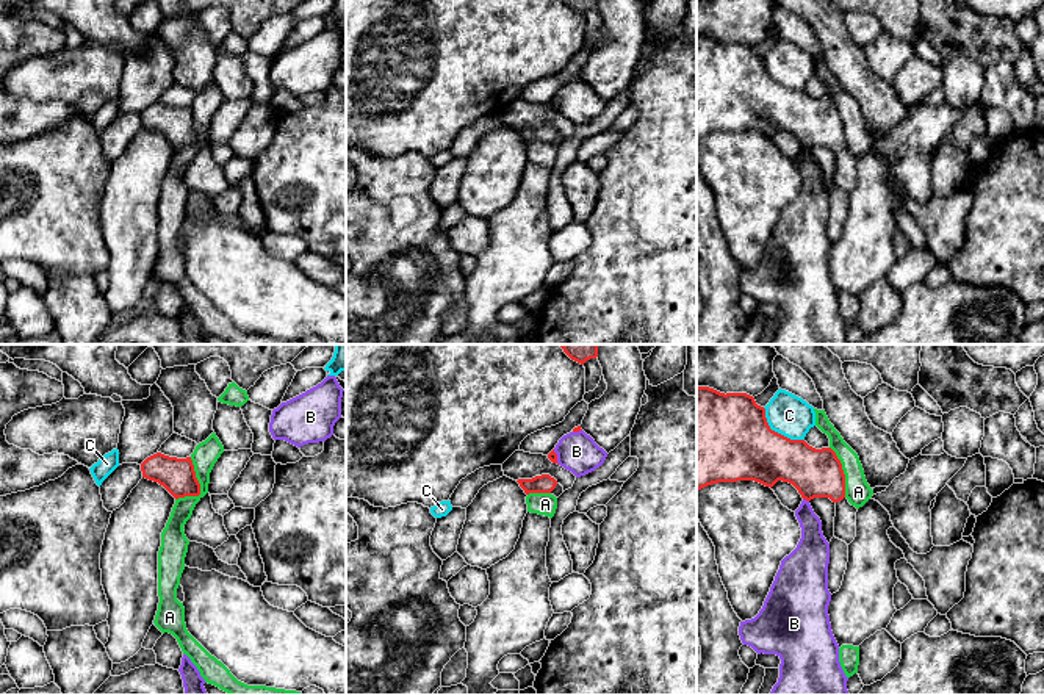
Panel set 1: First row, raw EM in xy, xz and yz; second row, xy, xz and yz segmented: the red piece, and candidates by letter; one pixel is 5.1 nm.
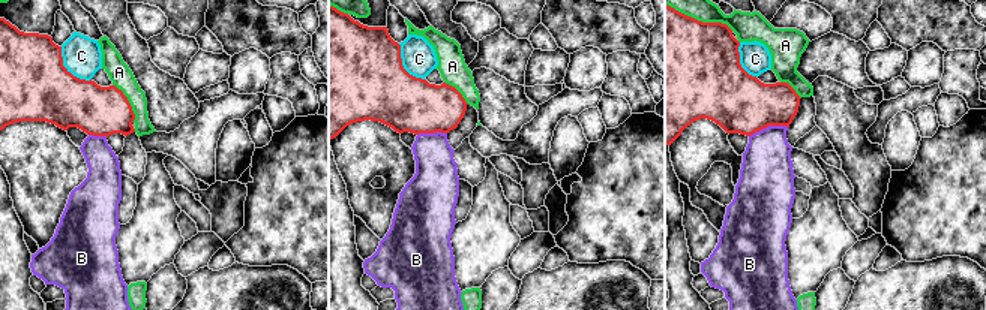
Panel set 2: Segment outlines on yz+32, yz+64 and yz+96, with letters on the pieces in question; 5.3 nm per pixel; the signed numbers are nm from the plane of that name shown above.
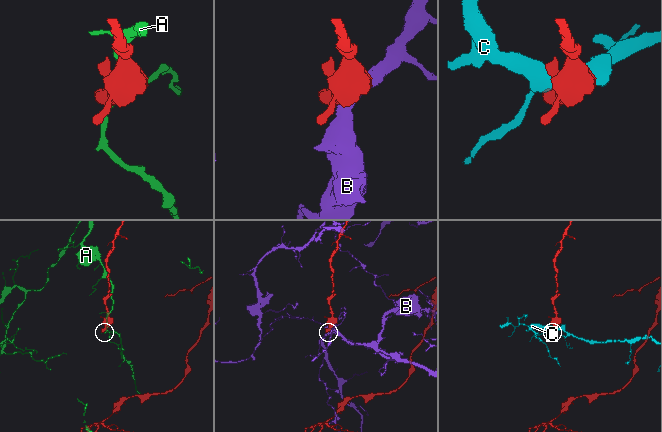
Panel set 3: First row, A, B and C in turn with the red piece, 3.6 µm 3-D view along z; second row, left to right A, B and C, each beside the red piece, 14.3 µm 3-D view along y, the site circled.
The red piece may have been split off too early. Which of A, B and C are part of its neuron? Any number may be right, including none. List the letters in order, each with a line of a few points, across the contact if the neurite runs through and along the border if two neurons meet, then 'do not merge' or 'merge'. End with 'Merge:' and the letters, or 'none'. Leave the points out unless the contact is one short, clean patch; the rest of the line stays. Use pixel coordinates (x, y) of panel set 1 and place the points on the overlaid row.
A: do not merge
B: yz (803, 498), (808, 501) | do not merge
C: do not merge
Merge: none

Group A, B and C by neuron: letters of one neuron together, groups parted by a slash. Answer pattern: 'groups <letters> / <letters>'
groups A / B / C

